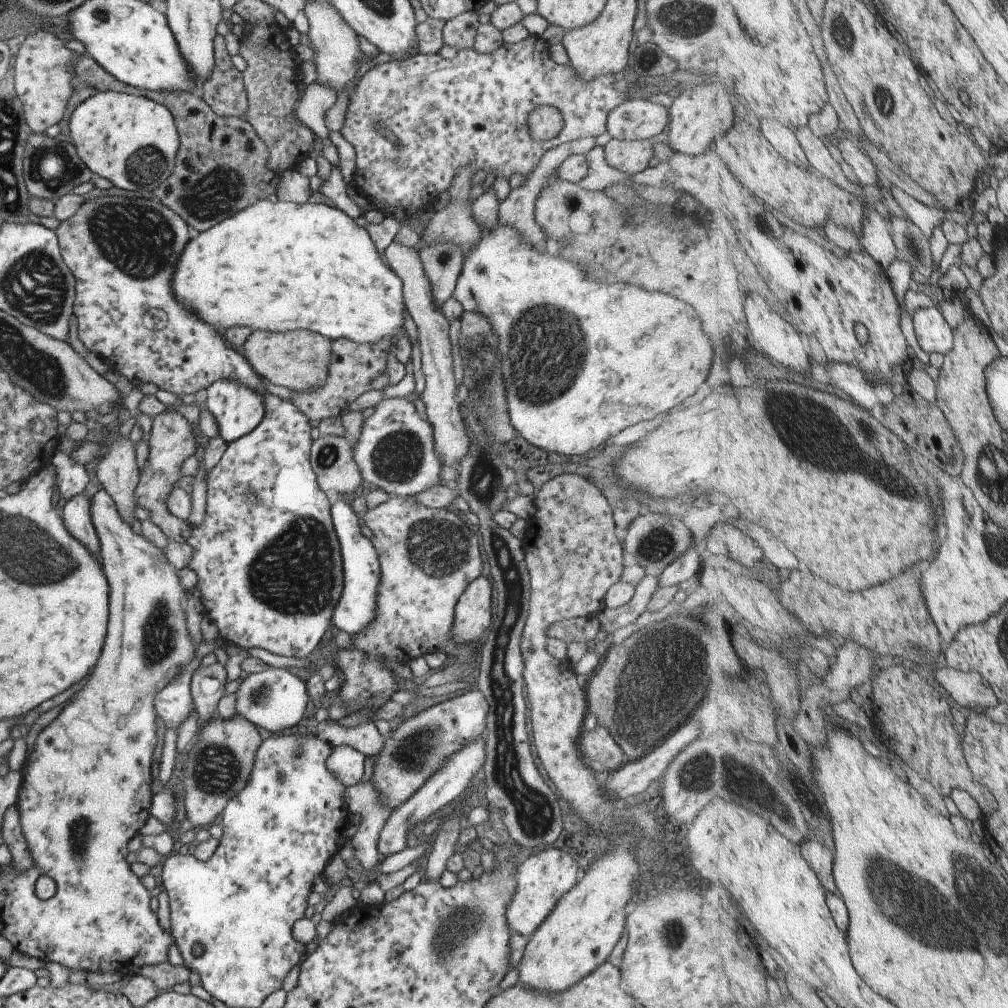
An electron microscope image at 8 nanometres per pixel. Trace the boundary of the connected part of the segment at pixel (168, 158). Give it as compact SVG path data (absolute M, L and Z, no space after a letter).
M97 91L73 110L67 122L78 159L94 175L131 192L153 192L172 174L178 133L170 110L135 94Z

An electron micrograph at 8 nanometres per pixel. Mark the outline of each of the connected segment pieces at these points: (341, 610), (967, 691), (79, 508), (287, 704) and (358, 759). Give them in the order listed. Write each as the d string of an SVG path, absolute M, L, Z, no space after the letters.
M339 497L329 506L329 521L332 523L335 535L339 542L341 561L343 566L343 586L341 596L337 600L337 606L331 614L331 625L338 631L353 636L365 626L375 620L377 612L377 586L379 586L379 562L375 546L360 533L360 526L355 510L349 502L350 497Z
M951 666L938 669L935 672L936 680L943 686L948 694L961 706L969 710L983 711L985 708L995 708L999 706L999 699L989 681L975 671L960 671Z
M81 492L66 501L60 511L62 523L65 525L69 536L79 542L96 562L101 563L102 566L99 541L91 522L88 499Z
M269 666L263 672L250 673L233 694L235 714L267 732L275 734L304 722L302 716L308 702L304 682L287 669Z
M346 745L333 747L327 758L327 770L337 776L345 787L353 787L365 775L363 758L357 750Z

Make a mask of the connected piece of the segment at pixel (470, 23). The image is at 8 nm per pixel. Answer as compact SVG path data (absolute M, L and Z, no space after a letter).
M475 11L463 12L445 21L441 32L442 42L456 51L472 48L478 26Z

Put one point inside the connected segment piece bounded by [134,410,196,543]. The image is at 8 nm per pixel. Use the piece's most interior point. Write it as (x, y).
(171, 441)

